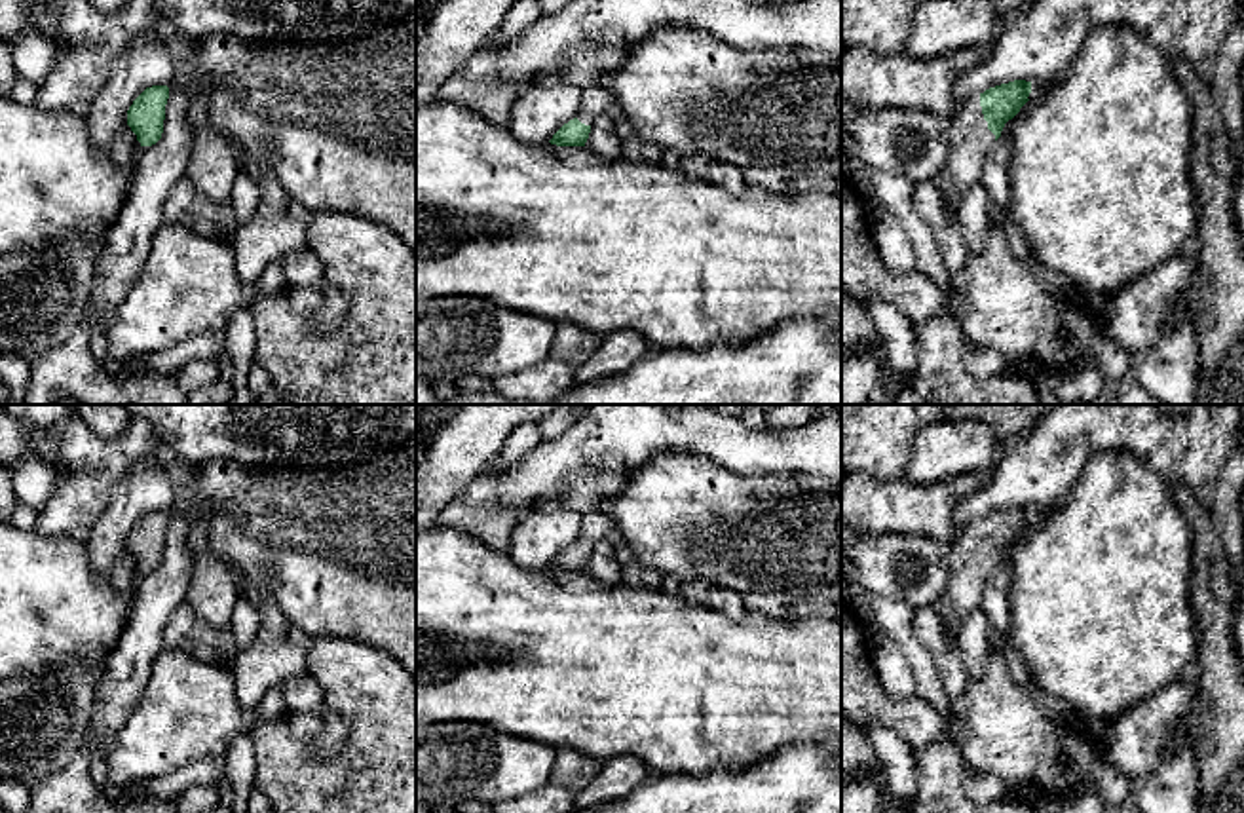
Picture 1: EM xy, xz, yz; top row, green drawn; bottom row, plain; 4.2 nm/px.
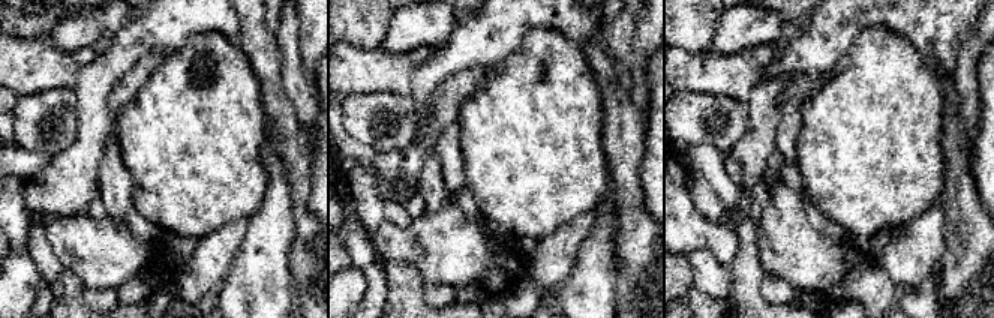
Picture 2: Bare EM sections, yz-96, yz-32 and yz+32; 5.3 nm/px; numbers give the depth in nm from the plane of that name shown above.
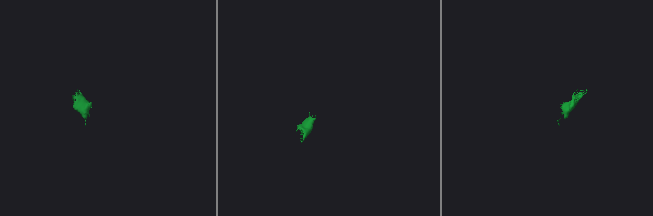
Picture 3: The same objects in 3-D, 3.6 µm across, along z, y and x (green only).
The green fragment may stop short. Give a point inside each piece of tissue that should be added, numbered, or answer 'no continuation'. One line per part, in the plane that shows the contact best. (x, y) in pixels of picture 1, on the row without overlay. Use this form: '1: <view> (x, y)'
1: yz (969, 563)

